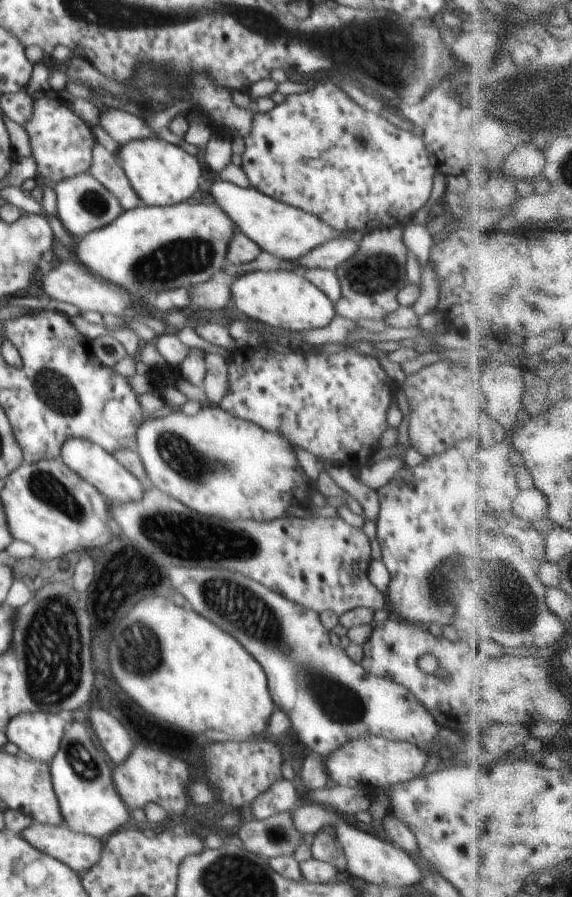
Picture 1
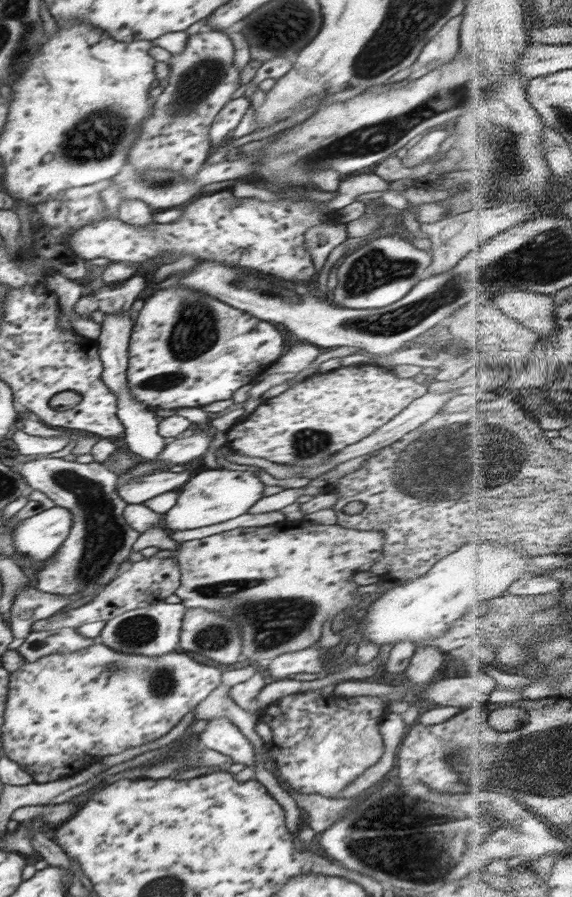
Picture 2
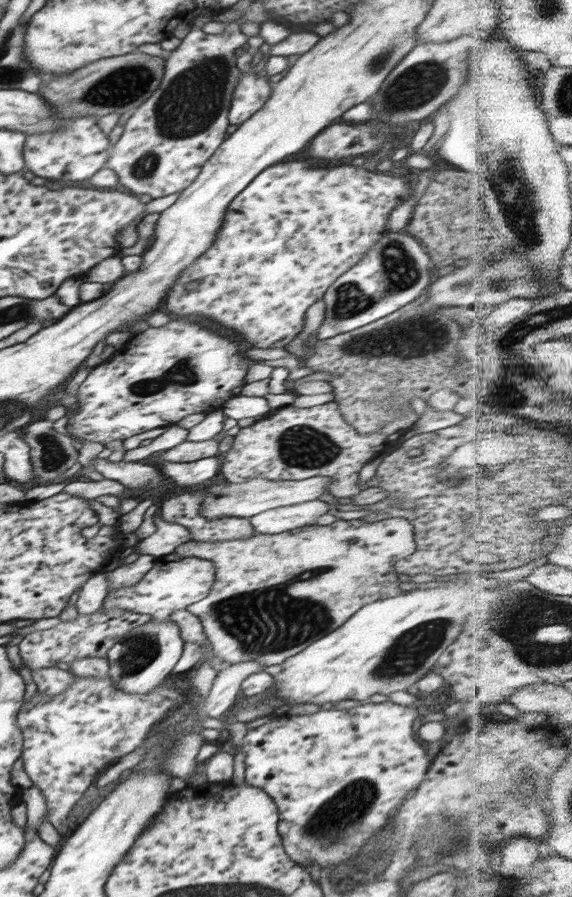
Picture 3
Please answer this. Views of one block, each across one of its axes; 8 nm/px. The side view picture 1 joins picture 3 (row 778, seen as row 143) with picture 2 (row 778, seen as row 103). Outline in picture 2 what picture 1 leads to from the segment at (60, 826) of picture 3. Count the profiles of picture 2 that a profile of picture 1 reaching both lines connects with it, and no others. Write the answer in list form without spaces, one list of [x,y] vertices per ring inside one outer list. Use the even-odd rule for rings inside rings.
[[[94,642],[90,647],[82,648],[82,650],[76,652],[48,654],[34,662],[24,663],[18,670],[9,674],[8,700],[6,701],[4,723],[2,723],[4,753],[10,760],[18,763],[22,769],[30,773],[34,783],[42,784],[65,779],[76,774],[82,769],[82,766],[89,765],[88,762],[92,762],[92,758],[118,754],[124,752],[127,748],[134,748],[134,746],[142,746],[142,744],[152,742],[152,740],[168,734],[180,722],[181,718],[184,718],[192,708],[200,704],[214,688],[222,683],[222,670],[218,670],[214,666],[198,664],[196,660],[198,660],[198,657],[194,654],[186,656],[186,654],[178,654],[178,652],[170,652],[160,656],[126,654],[116,651],[102,642]]]

